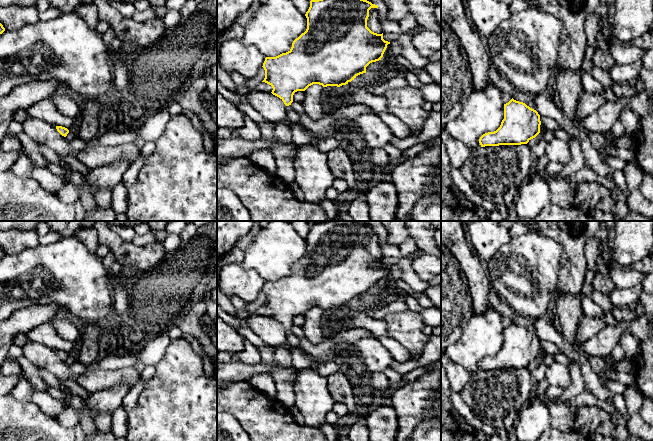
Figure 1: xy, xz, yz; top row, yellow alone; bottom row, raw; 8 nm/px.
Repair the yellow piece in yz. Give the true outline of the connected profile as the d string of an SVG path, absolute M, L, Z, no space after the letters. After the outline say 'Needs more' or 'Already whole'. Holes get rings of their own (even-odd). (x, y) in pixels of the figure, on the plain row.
M513 322L504 328L504 343L494 356L483 358L481 371L527 368L540 357L540 339L523 326Z. Already whole

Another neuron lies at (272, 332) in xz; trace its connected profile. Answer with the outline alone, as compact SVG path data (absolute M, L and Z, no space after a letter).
M251 315L245 319L250 329L258 335L267 345L272 347L287 347L287 330L282 323L261 315Z

